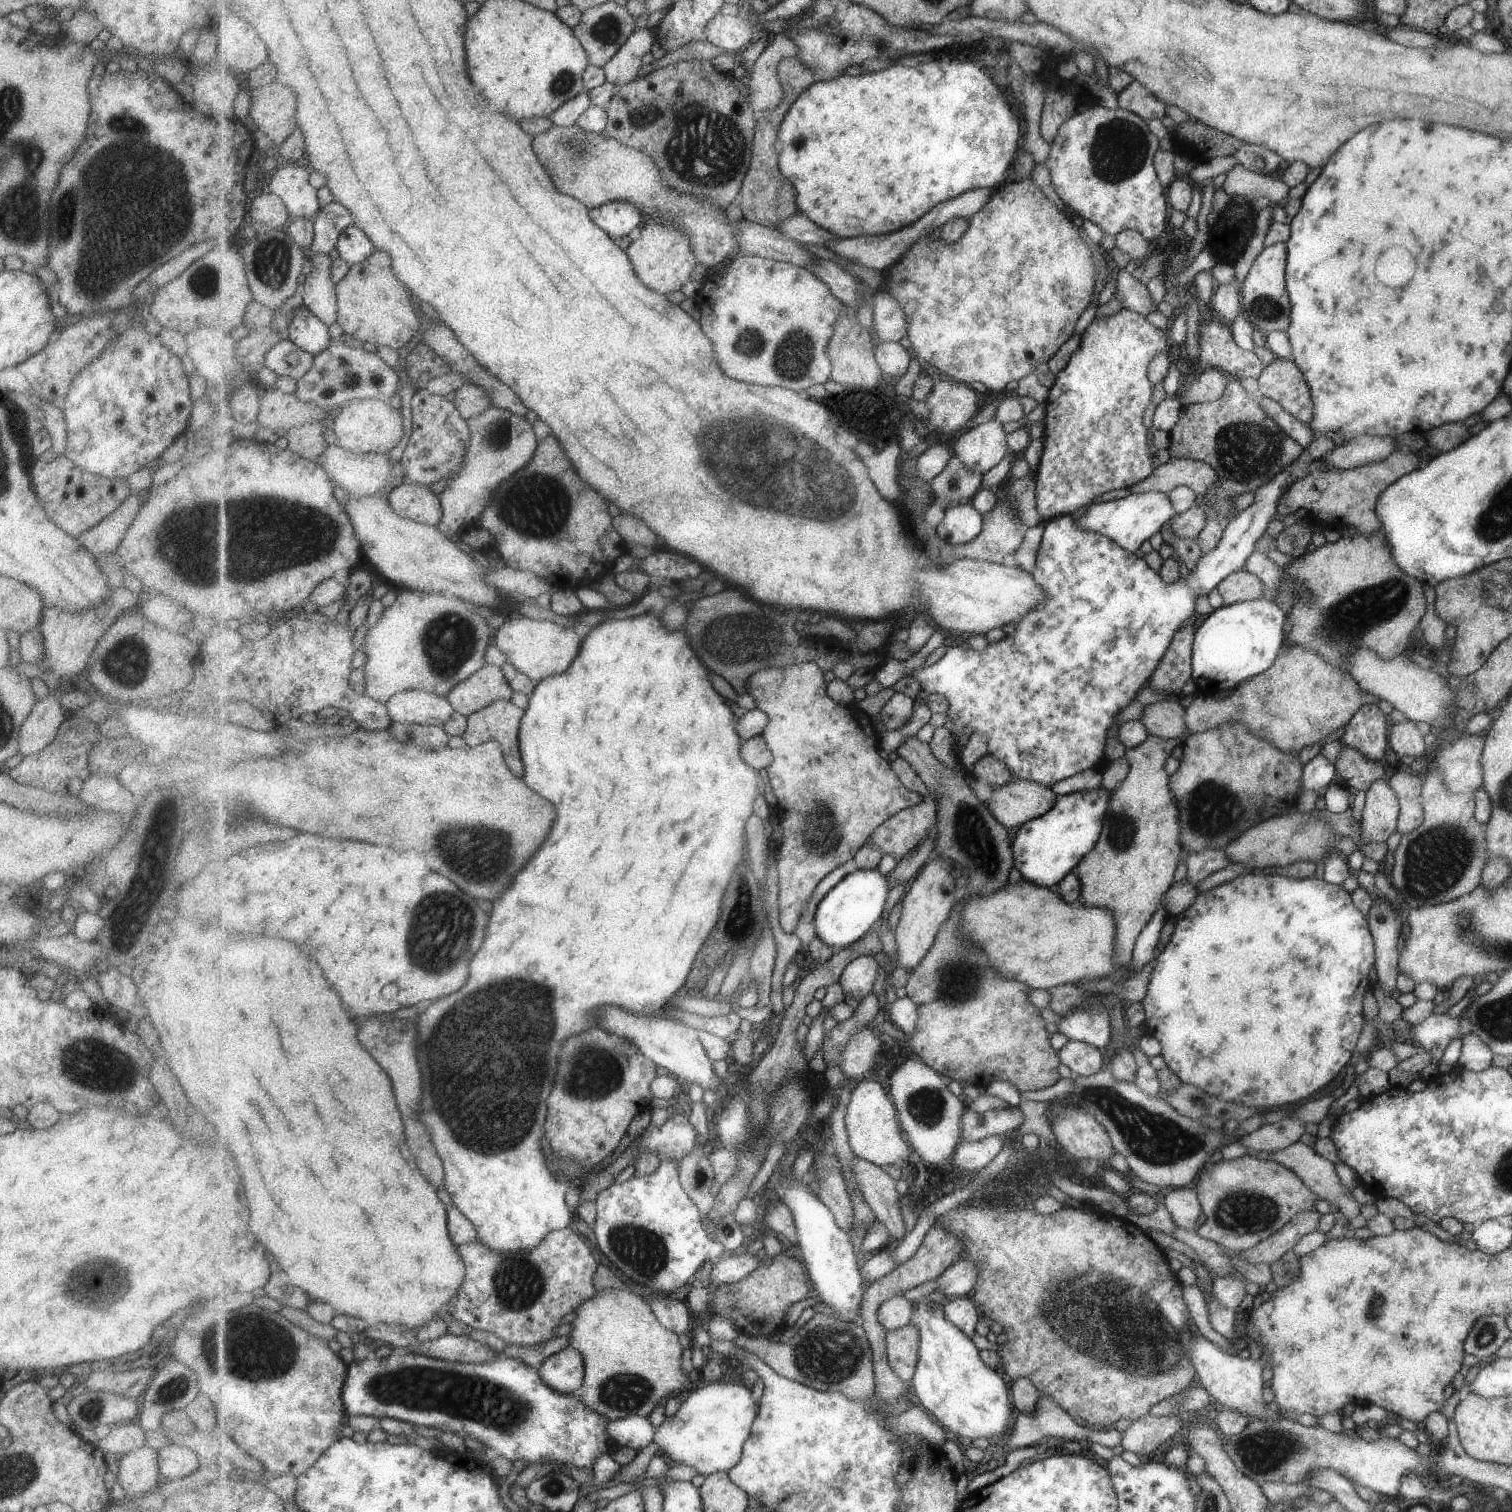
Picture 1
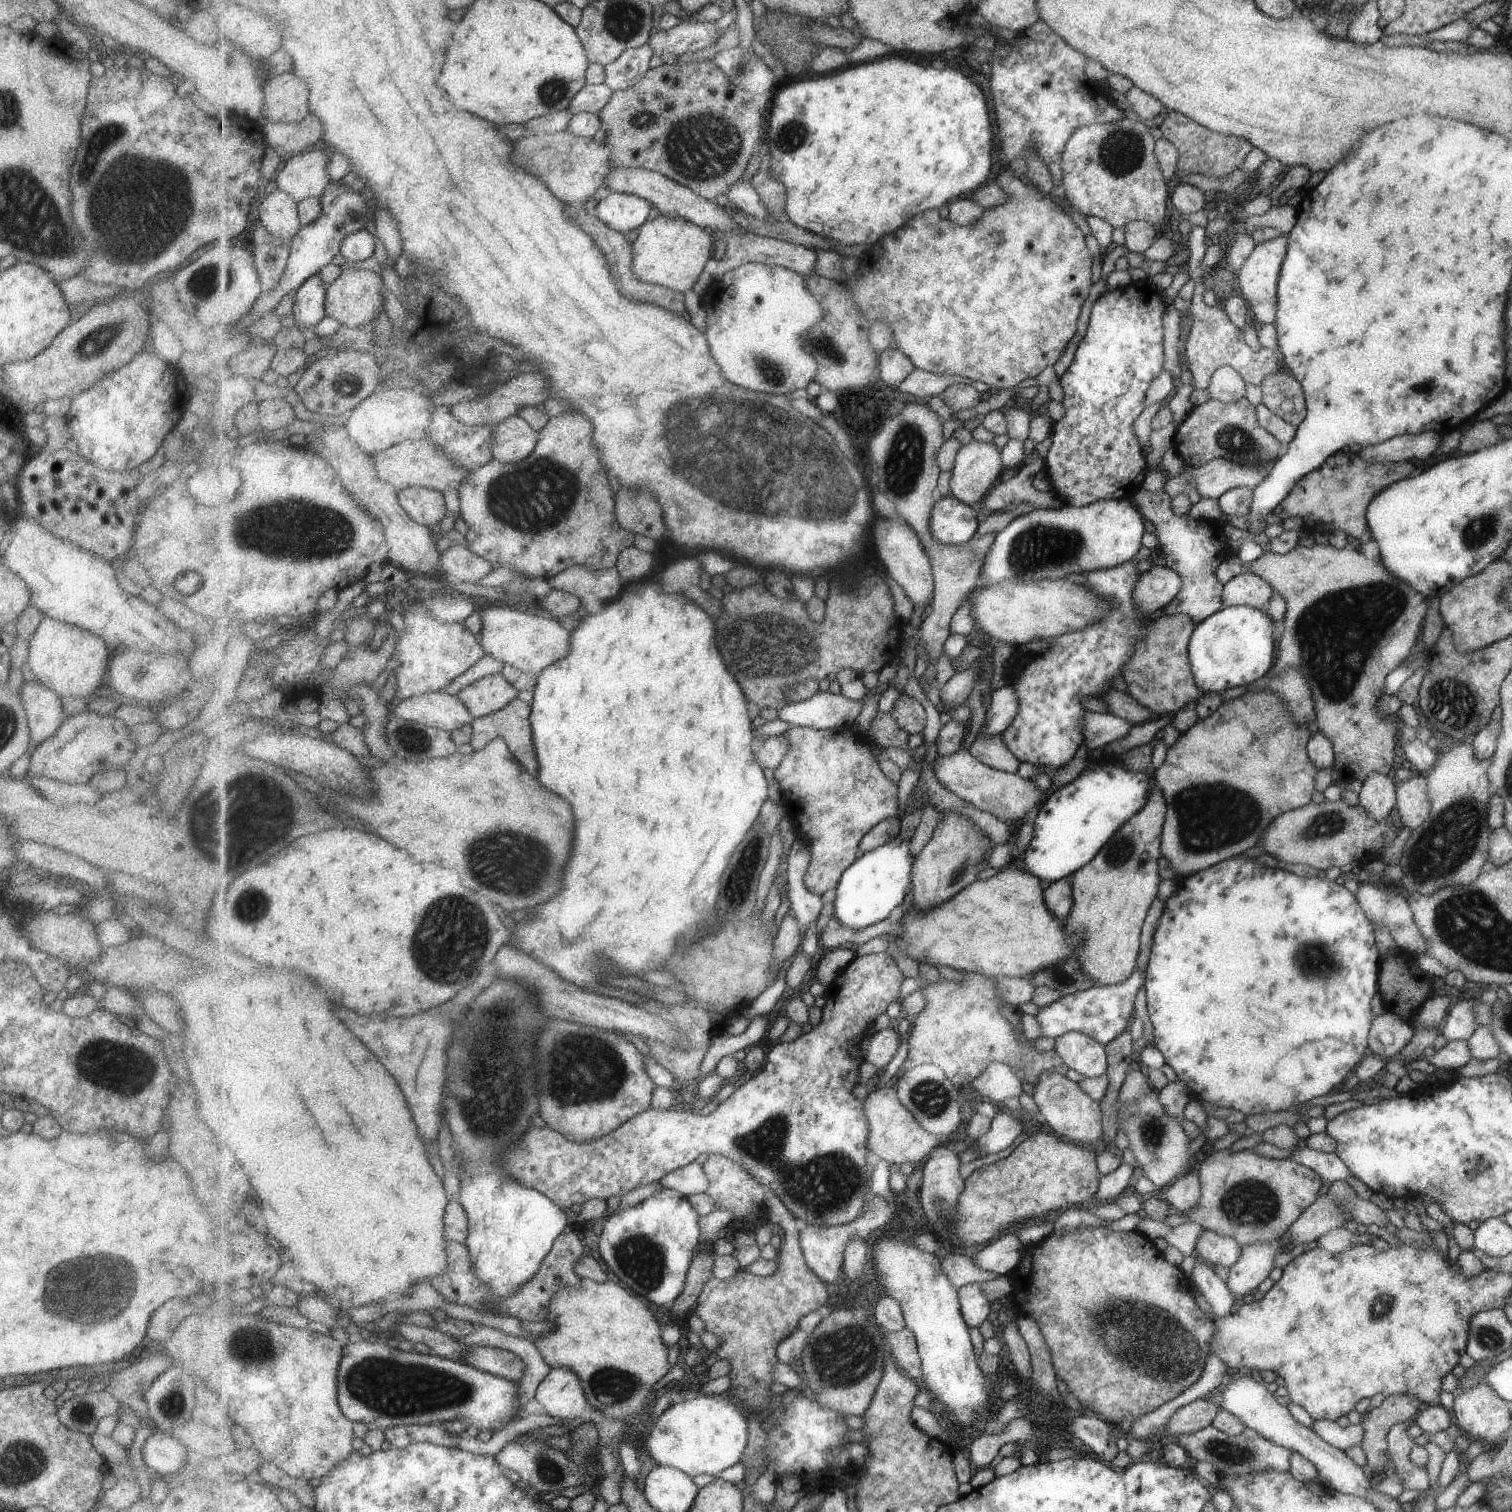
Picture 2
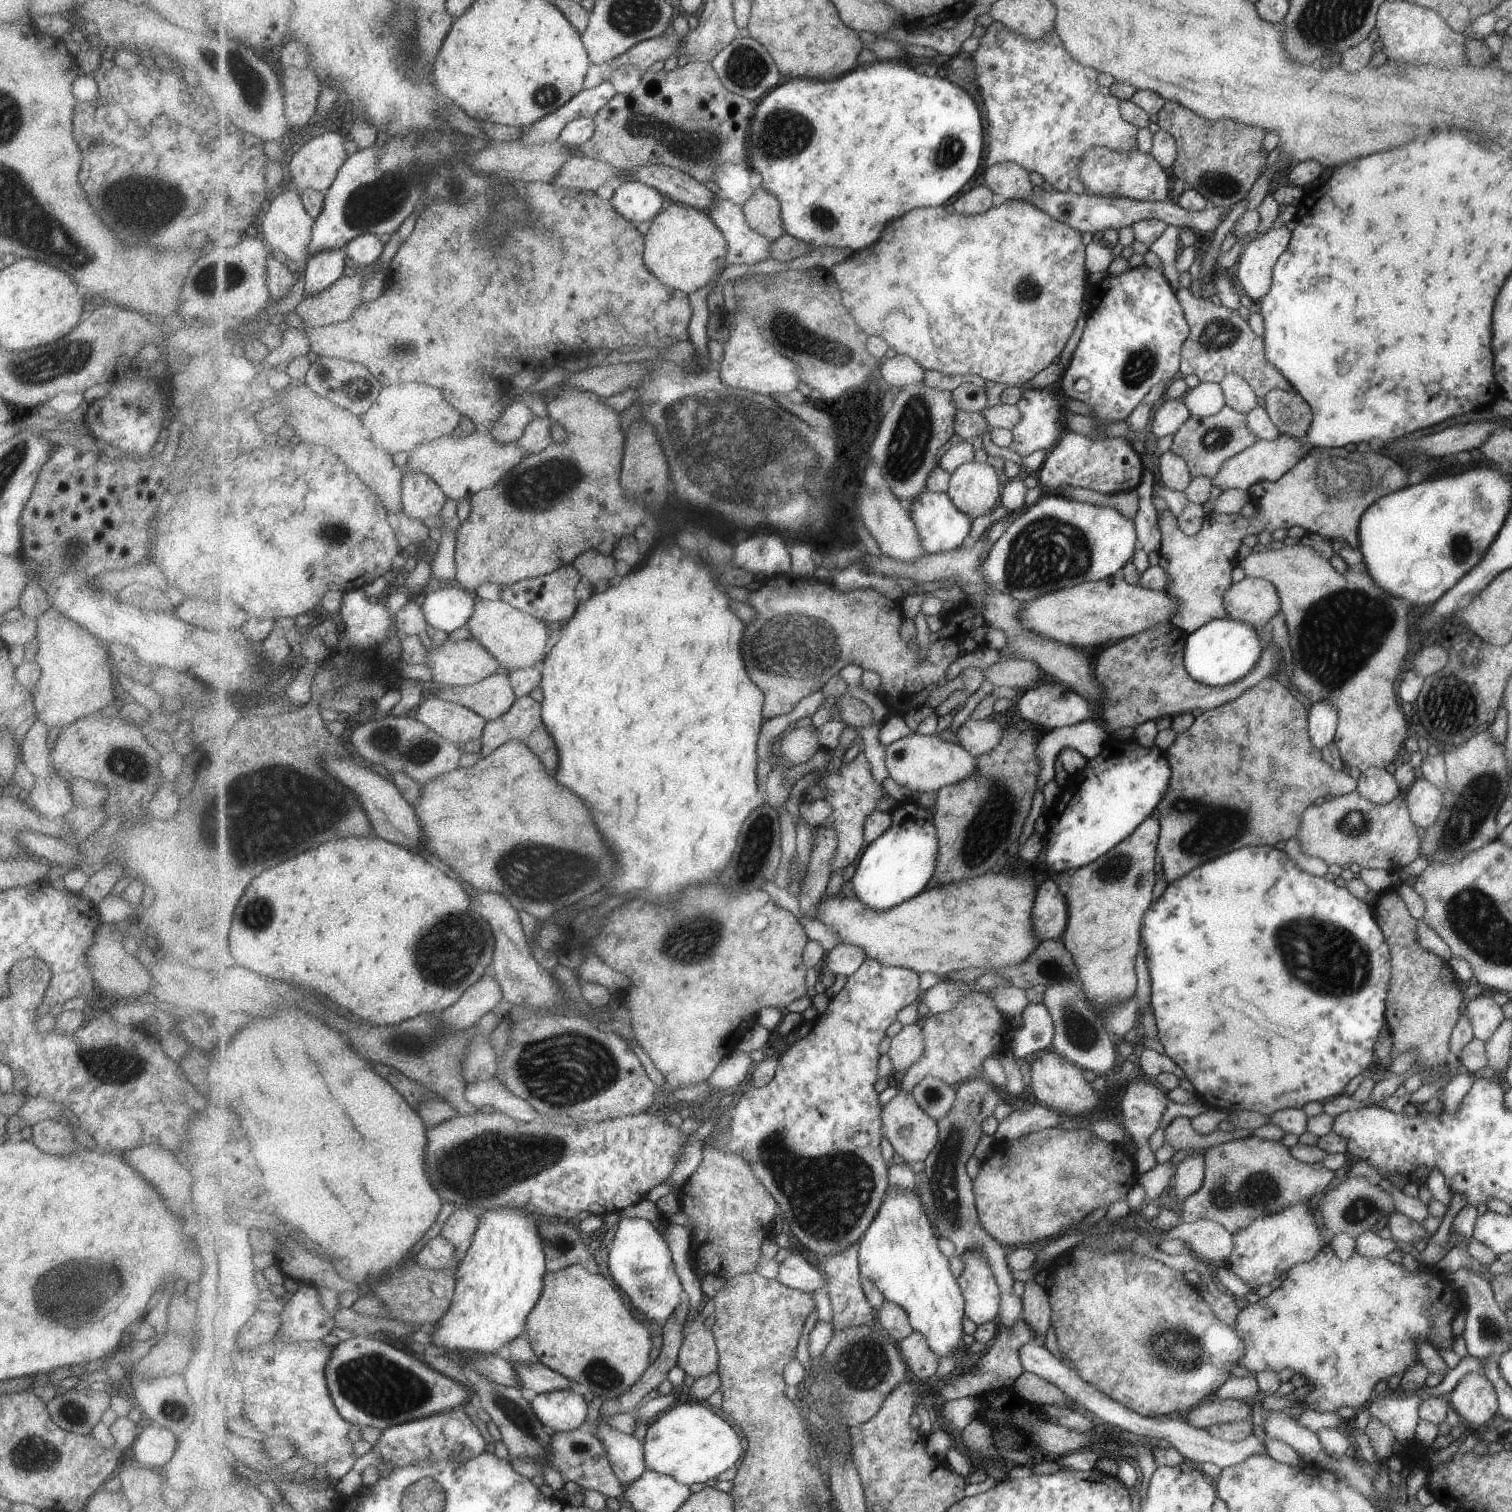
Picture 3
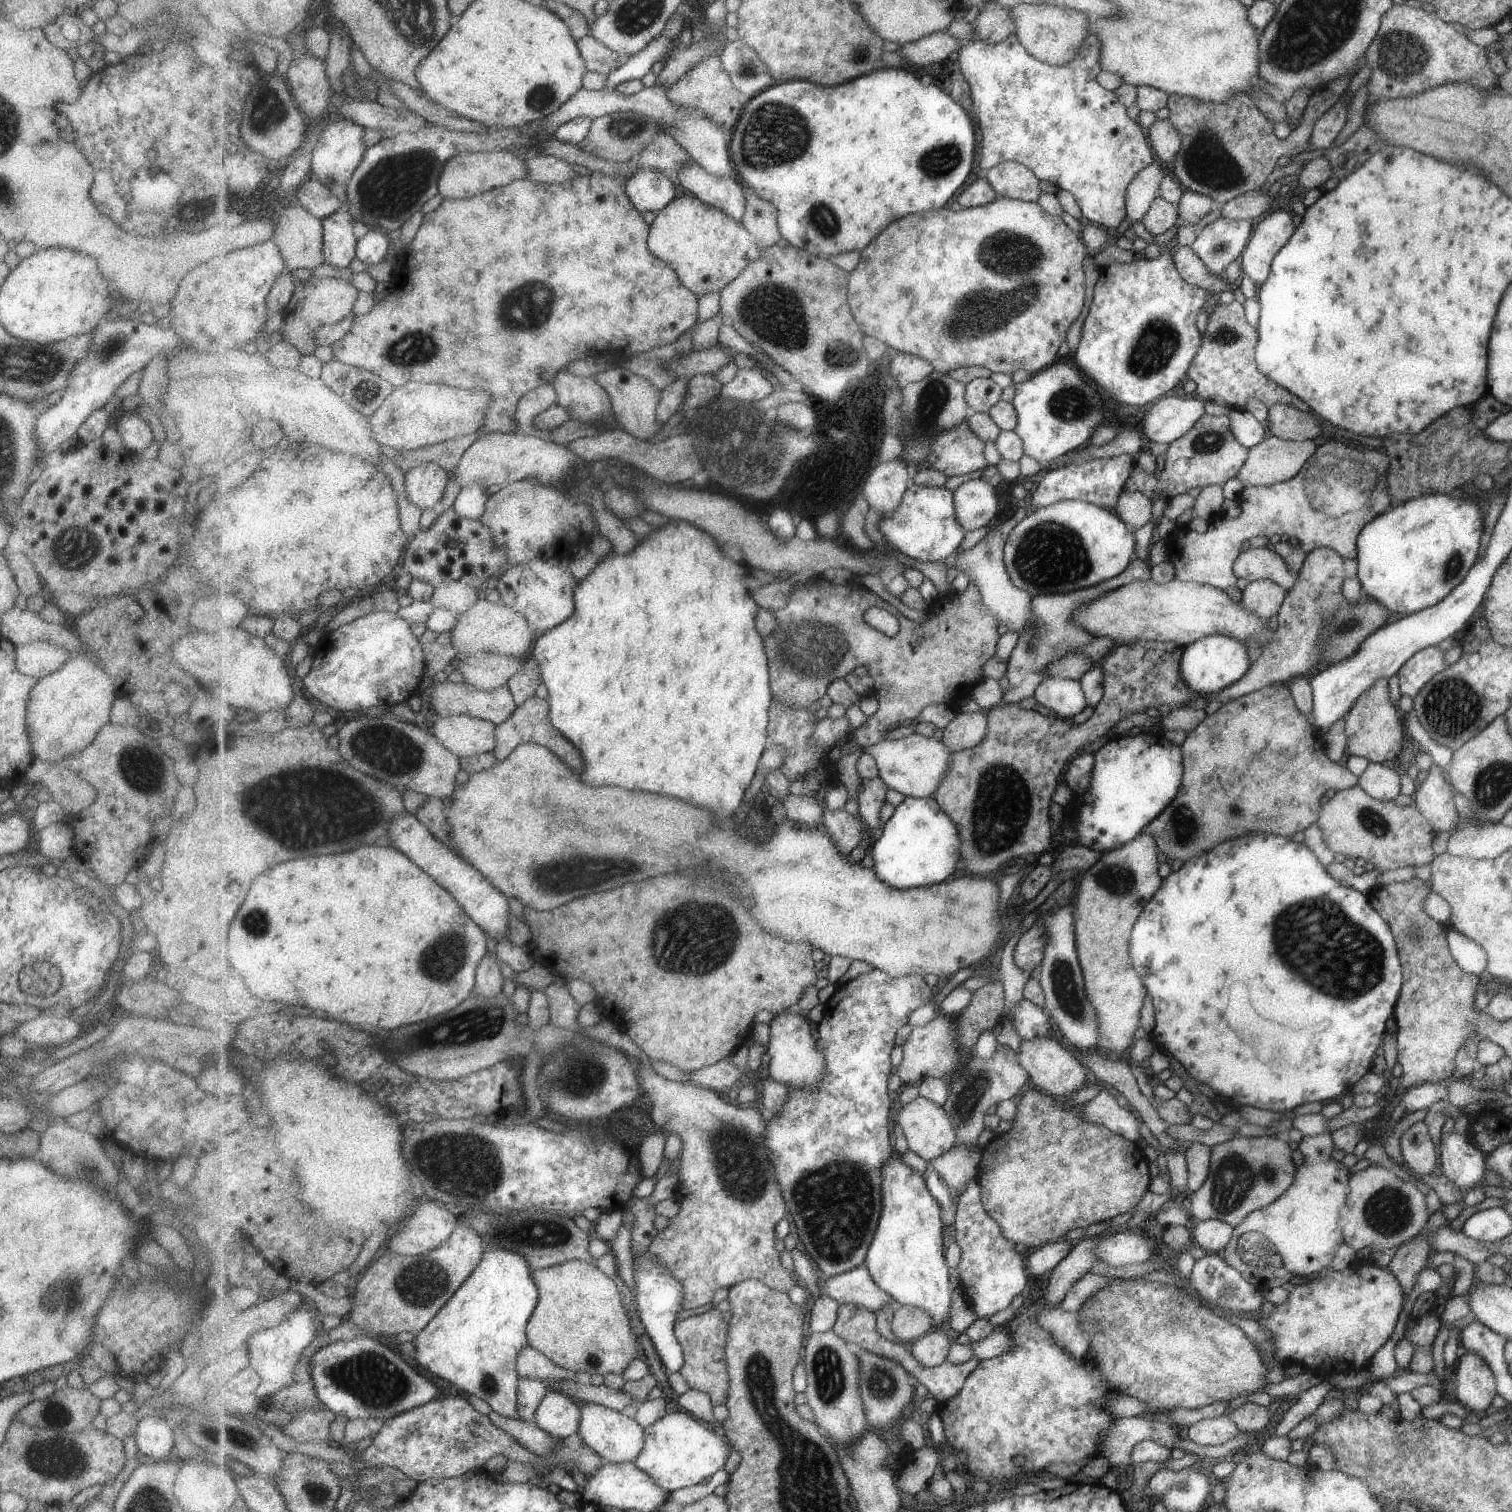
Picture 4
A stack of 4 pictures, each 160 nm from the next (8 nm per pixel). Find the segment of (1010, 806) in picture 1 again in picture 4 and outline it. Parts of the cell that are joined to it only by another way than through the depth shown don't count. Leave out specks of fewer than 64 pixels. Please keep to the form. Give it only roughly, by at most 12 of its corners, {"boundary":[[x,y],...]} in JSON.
{"boundary":[[913,732],[863,748],[889,789],[934,797],[953,750]]}

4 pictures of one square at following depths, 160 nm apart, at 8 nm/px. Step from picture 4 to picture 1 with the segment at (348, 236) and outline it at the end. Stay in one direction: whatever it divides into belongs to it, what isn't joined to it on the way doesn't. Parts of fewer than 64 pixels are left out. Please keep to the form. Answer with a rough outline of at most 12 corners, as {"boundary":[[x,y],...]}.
{"boundary":[[305,304],[293,314],[288,336],[317,356],[333,331]]}

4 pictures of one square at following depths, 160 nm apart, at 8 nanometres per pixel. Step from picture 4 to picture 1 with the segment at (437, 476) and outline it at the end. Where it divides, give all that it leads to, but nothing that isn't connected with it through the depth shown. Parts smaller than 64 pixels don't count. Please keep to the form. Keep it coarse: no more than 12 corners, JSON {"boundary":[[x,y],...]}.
{"boundary":[[405,482],[388,493],[408,519],[436,525],[444,515],[429,485]]}

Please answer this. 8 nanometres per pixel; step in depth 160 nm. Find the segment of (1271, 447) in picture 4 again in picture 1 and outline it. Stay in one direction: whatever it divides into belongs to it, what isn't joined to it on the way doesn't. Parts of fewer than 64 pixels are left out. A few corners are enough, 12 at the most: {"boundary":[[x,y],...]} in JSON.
{"boundary":[[1170,457],[1131,493],[1178,486],[1206,498],[1218,484],[1206,462]]}

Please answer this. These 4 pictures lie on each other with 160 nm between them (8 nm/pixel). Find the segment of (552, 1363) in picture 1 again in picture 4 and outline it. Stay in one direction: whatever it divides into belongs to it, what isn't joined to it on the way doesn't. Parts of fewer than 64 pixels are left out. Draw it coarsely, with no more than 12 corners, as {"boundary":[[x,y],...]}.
{"boundary":[[560,1392],[541,1400],[533,1422],[553,1437],[579,1432],[583,1408]]}

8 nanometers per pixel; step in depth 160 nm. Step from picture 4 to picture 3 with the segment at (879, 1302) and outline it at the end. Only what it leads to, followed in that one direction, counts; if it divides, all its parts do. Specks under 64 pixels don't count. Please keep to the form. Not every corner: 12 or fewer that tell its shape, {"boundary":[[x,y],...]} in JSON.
{"boundary":[[797,1252],[779,1265],[776,1280],[806,1293],[828,1286],[822,1270]]}

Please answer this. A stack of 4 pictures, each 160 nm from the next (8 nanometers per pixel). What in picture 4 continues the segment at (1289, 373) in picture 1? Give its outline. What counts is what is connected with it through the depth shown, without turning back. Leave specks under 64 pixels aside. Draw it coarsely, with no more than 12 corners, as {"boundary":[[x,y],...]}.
{"boundary":[[1271,404],[1265,426],[1285,441],[1313,440],[1321,433],[1315,414]]}

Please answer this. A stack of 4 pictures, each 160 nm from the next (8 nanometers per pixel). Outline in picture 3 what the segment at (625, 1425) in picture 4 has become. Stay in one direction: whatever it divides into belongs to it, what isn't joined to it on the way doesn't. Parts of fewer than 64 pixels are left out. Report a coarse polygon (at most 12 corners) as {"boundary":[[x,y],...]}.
{"boundary":[[610,1424],[595,1434],[623,1487],[648,1470],[644,1443]]}

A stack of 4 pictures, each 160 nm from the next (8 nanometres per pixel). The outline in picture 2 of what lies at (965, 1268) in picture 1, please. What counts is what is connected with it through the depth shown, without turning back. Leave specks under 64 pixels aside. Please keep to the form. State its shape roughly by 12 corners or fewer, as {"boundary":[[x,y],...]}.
{"boundary":[[1002,1233],[973,1258],[983,1270],[1013,1275],[1024,1247]]}

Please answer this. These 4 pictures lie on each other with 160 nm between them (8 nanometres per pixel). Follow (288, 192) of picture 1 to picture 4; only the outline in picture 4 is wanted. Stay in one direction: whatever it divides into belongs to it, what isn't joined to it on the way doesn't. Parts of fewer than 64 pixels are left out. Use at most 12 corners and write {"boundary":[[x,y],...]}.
{"boundary":[[329,120],[310,178],[346,185],[367,150],[367,129]]}

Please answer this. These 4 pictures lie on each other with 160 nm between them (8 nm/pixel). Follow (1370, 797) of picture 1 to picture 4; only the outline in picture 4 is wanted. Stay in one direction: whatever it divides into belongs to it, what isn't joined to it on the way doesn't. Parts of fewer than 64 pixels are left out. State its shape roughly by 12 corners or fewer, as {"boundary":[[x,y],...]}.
{"boundary":[[1368,763],[1357,785],[1379,801],[1400,795],[1399,775]]}

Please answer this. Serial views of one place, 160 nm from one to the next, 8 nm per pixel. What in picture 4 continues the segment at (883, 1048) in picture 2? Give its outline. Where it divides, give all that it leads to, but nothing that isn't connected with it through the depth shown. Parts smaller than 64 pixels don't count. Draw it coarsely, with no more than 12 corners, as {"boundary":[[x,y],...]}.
{"boundary":[[955,1018],[915,1026],[897,1074],[943,1079],[959,1064]]}

